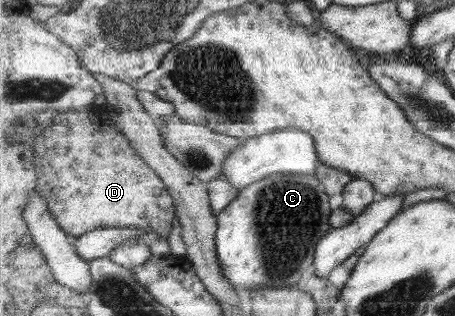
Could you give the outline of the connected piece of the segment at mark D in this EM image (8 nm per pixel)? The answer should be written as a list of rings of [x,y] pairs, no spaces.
[[[88,105],[78,109],[77,111],[67,111],[66,113],[56,113],[50,120],[45,120],[44,128],[39,131],[36,140],[33,144],[33,148],[36,148],[32,152],[34,162],[36,162],[36,170],[38,170],[38,190],[44,200],[48,200],[49,209],[56,222],[60,223],[60,227],[73,239],[82,237],[84,234],[92,233],[97,229],[104,228],[132,228],[133,230],[145,230],[148,239],[153,240],[165,240],[172,230],[172,222],[176,218],[176,206],[174,197],[168,193],[168,187],[166,183],[160,177],[160,174],[156,173],[156,170],[152,170],[152,167],[146,162],[144,157],[138,156],[136,149],[132,147],[130,139],[126,138],[126,135],[112,123],[110,115],[108,115],[107,106]]]

